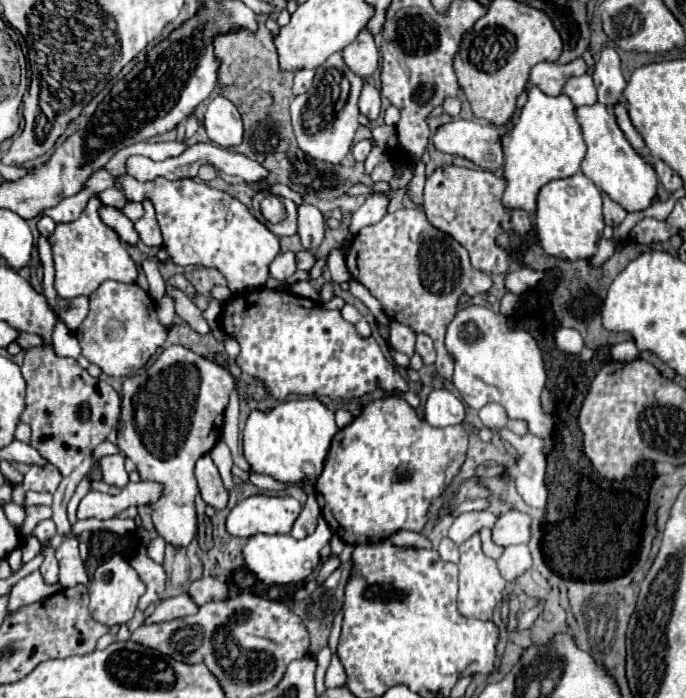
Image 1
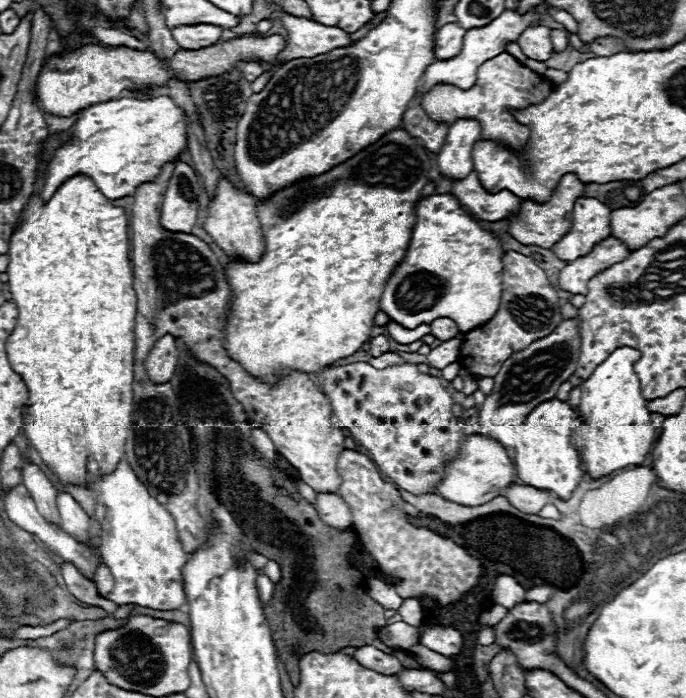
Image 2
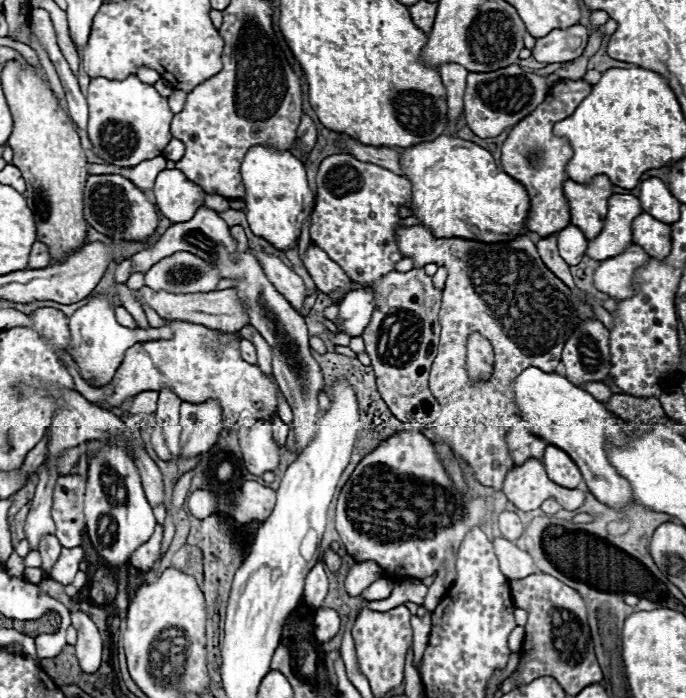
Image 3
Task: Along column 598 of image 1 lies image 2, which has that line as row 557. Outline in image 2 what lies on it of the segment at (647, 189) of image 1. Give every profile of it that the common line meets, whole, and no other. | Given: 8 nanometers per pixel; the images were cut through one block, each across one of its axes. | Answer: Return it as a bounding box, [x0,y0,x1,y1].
[88,460,188,610]

